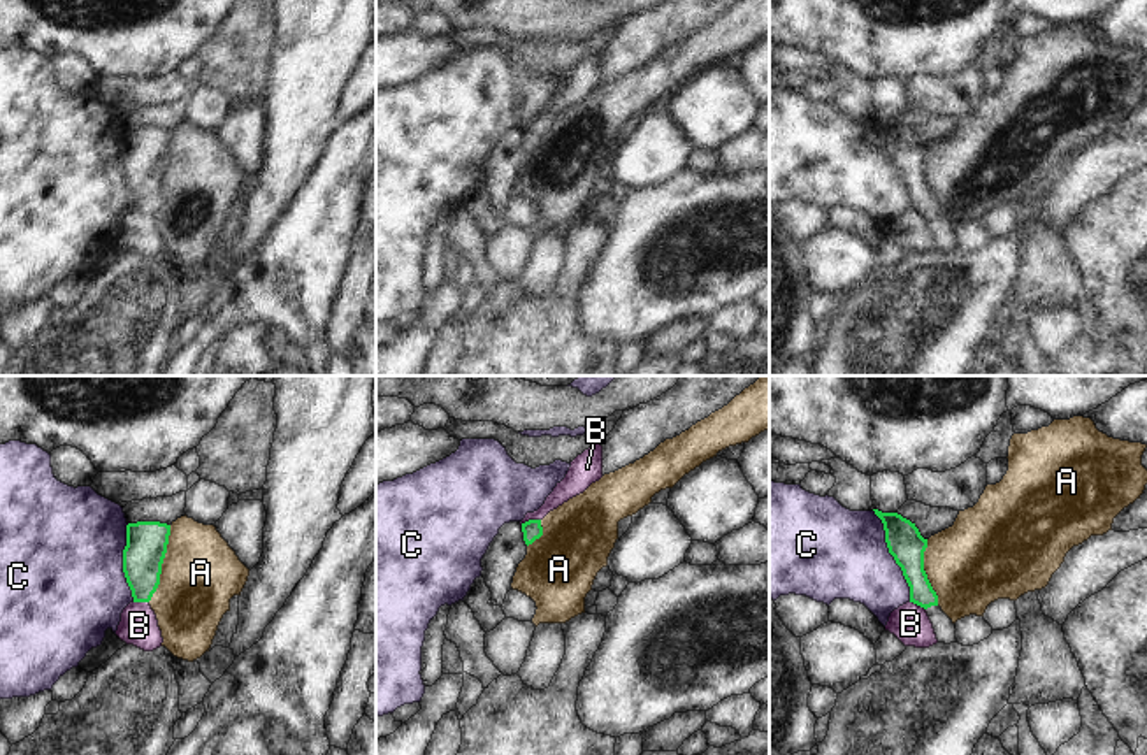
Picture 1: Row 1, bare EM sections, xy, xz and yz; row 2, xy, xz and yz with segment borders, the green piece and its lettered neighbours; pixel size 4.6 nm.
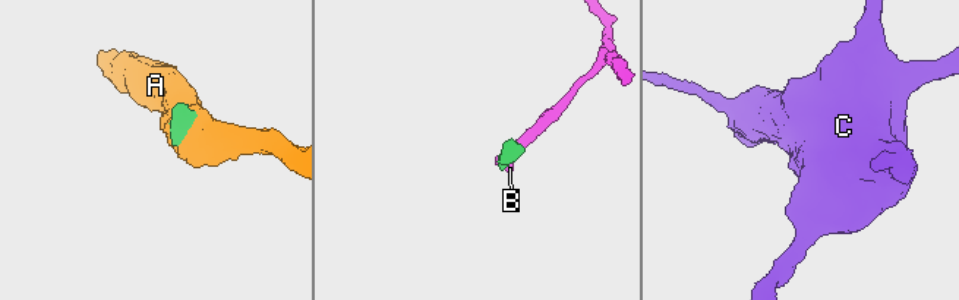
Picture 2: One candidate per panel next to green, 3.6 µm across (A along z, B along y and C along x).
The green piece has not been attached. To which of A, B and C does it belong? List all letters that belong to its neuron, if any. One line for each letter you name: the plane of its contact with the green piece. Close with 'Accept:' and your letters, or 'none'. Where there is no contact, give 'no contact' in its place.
Accept: none

